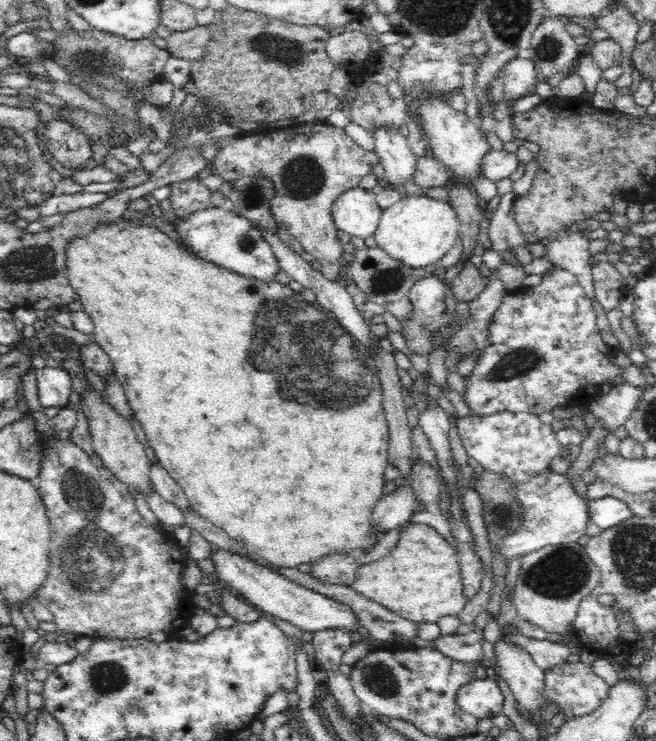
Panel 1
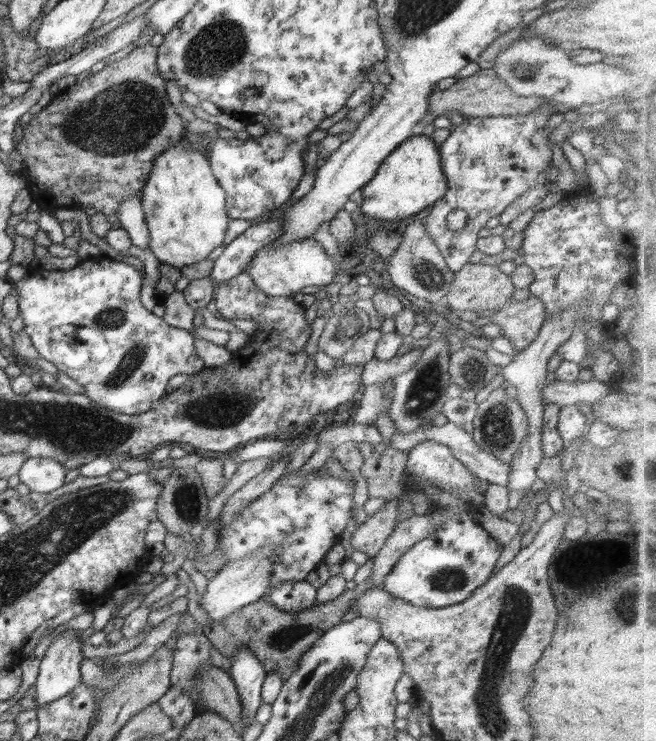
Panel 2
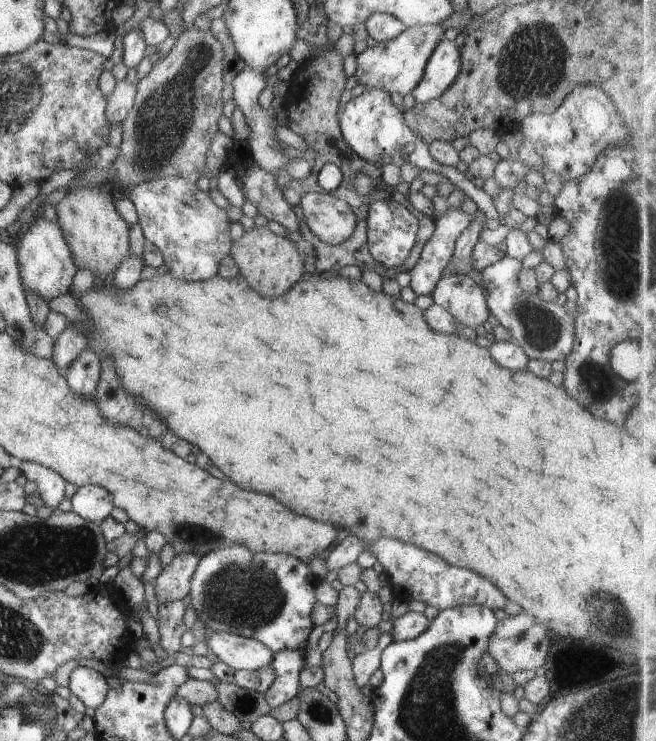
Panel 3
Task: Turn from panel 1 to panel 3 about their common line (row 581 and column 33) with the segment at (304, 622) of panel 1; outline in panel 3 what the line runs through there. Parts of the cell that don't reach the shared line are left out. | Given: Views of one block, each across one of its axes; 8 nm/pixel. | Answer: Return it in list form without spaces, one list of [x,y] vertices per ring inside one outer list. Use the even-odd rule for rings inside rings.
[[[39,215],[29,226],[25,227],[20,237],[20,243],[16,249],[20,280],[22,280],[24,290],[32,290],[48,302],[62,294],[70,293],[72,280],[78,268],[76,268],[76,262],[72,258],[72,252],[66,244],[66,238],[60,226]]]

